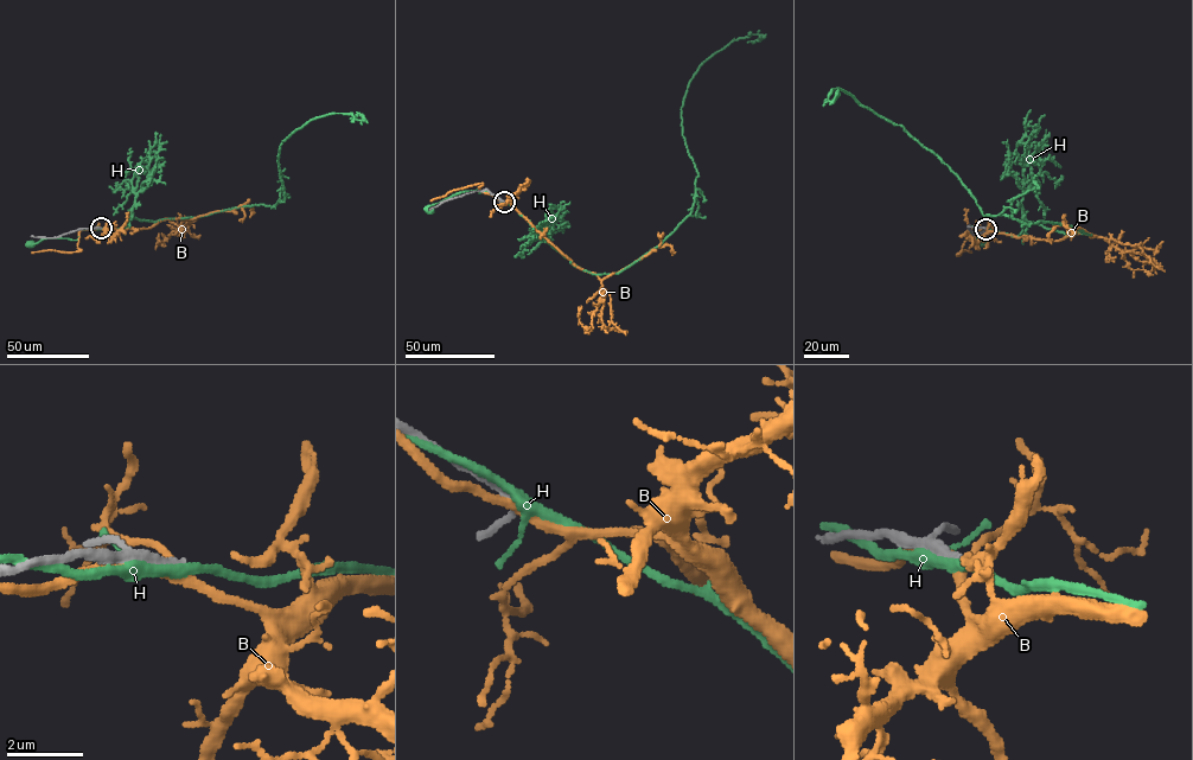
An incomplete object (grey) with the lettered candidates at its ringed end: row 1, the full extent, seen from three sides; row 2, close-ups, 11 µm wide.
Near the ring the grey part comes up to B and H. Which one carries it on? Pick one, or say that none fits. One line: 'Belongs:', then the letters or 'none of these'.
Belongs: none of these

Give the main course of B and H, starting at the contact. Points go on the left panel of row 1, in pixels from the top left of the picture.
B: (100, 228), (150, 228), (163, 219), (192, 219), (217, 211), (230, 211), (244, 204), (252, 208), (249, 217)
H: (100, 228), (274, 206), (284, 202), (282, 141), (327, 114), (365, 120), (350, 119)

